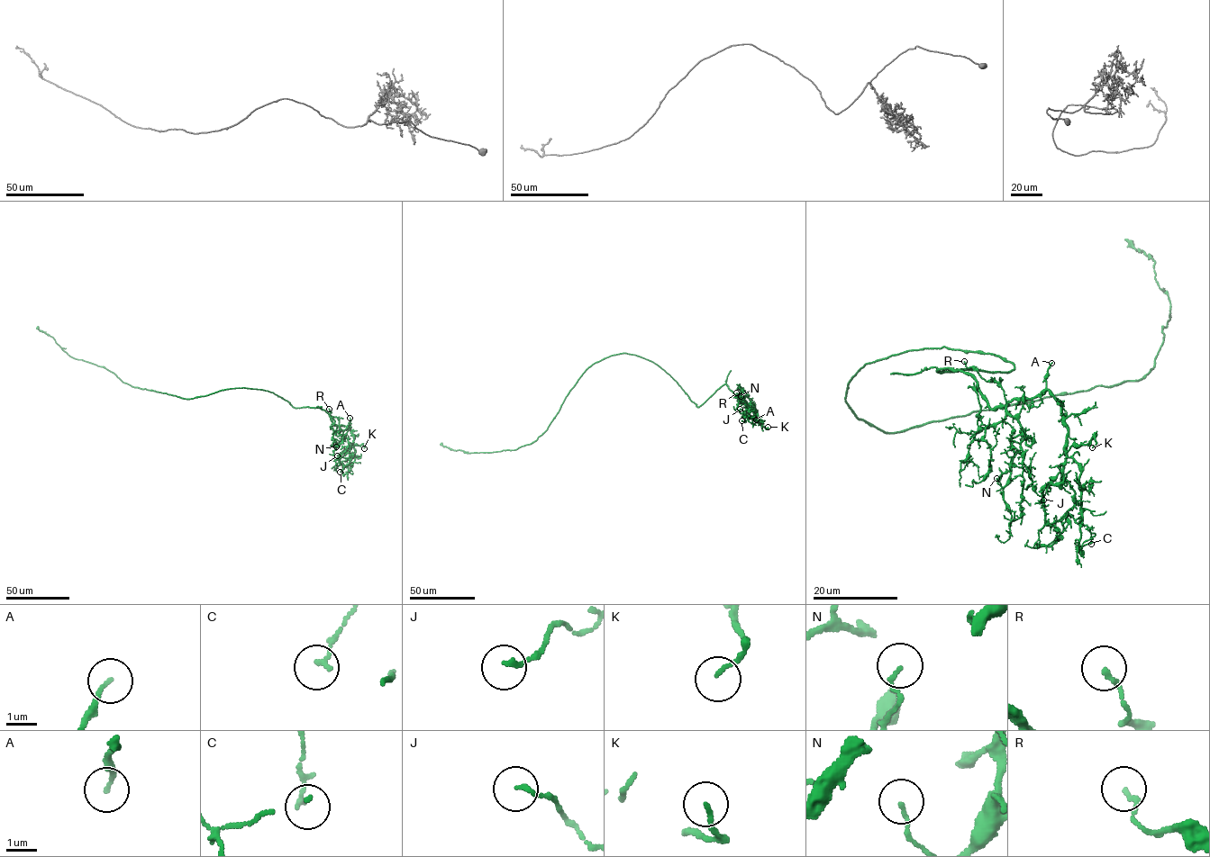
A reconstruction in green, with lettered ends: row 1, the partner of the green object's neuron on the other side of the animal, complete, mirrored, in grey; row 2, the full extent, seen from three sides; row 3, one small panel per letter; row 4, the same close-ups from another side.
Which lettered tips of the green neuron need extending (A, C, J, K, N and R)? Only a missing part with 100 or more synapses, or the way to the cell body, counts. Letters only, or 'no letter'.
no letter

